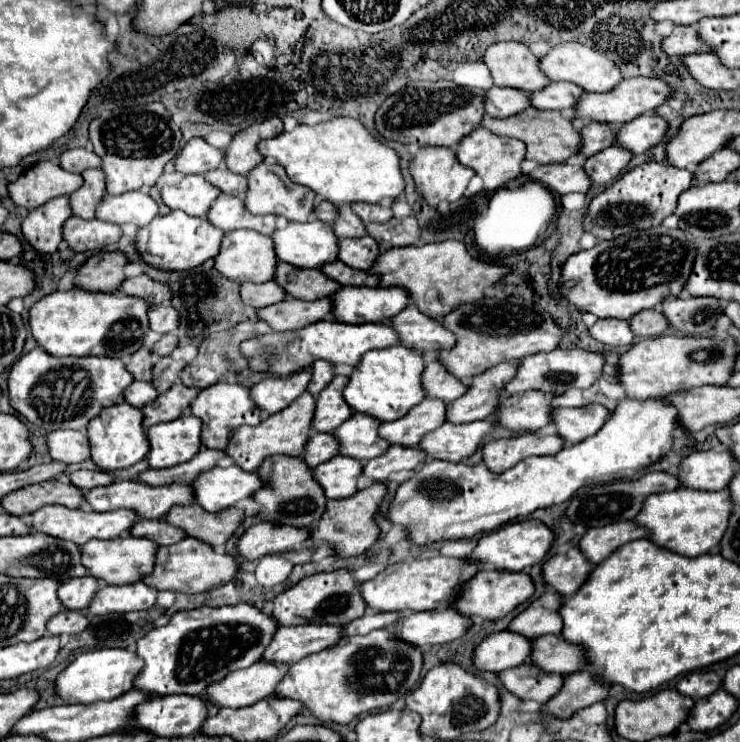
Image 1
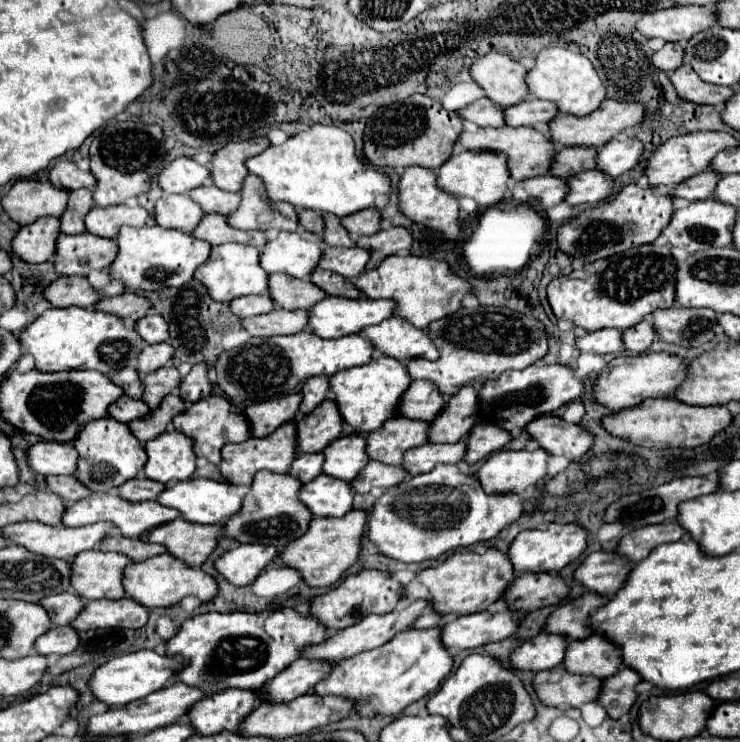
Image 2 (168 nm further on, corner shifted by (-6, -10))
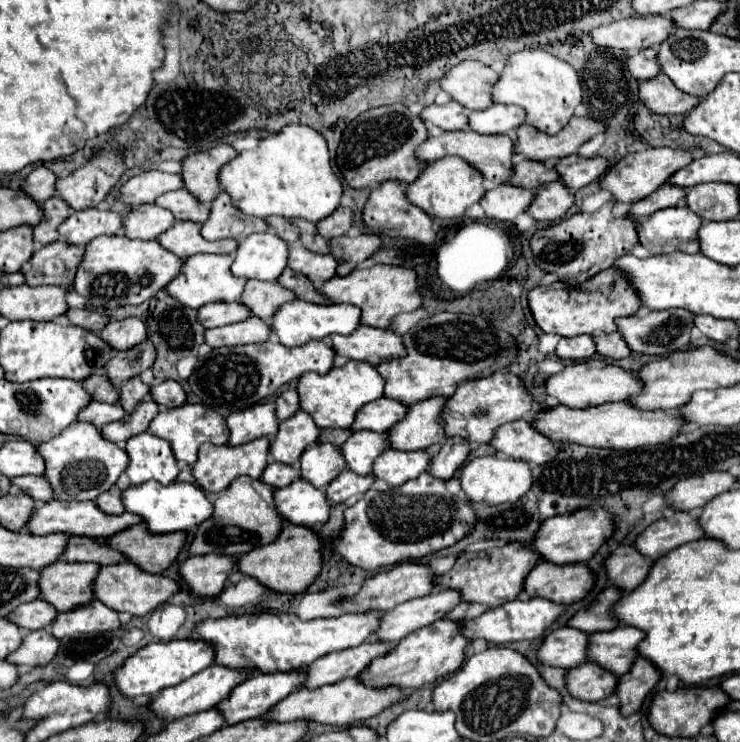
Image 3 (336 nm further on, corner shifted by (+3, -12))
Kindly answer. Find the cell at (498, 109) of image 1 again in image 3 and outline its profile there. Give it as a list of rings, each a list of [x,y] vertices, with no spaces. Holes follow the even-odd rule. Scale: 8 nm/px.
[[[450,102],[446,106],[426,106],[422,110],[422,120],[432,122],[444,130],[464,130],[468,128],[468,110],[462,104]]]

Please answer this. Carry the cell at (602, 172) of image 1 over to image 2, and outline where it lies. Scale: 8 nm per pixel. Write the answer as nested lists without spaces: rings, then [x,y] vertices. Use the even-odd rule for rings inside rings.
[[[585,170],[573,178],[567,178],[567,196],[565,202],[571,206],[579,204],[597,204],[611,194],[613,180],[605,178],[599,170]]]

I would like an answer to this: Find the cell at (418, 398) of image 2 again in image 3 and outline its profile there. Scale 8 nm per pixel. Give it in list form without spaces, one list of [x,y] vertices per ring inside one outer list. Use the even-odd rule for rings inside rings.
[[[378,398],[374,402],[368,402],[356,416],[356,422],[352,424],[352,430],[390,430],[398,420],[402,420],[408,414],[408,406],[392,400],[392,398]]]

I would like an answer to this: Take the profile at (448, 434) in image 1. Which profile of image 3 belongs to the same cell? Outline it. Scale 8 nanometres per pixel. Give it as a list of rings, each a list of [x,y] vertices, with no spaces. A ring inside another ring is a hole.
[[[390,448],[388,452],[382,452],[380,458],[374,462],[372,476],[376,476],[378,480],[386,480],[390,486],[398,486],[428,470],[430,460],[432,454],[428,454],[426,450],[406,452]]]

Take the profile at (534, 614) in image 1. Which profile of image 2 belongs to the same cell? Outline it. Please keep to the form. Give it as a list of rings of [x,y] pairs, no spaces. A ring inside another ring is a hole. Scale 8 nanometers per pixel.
[[[585,592],[581,598],[559,606],[549,616],[549,620],[545,624],[545,632],[565,634],[573,640],[591,636],[593,632],[589,630],[589,616],[591,616],[591,612],[595,612],[605,602],[609,602],[605,596],[595,594],[595,592]]]

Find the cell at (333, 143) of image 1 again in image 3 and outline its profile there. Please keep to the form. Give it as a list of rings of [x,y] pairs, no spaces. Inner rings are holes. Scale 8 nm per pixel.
[[[290,124],[278,136],[264,138],[256,150],[240,152],[220,170],[220,186],[248,216],[268,218],[276,214],[290,220],[306,218],[314,224],[330,216],[344,194],[330,166],[326,138],[318,130],[300,124]]]

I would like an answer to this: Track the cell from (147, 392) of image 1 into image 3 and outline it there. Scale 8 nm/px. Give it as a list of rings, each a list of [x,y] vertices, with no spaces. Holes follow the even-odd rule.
[[[90,402],[78,416],[80,422],[90,422],[96,428],[102,428],[104,424],[110,424],[114,420],[124,420],[126,412],[120,408],[120,404],[104,404],[104,402]]]

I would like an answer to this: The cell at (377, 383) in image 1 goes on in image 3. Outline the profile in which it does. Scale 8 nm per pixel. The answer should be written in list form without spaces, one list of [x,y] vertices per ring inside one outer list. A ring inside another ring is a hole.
[[[354,362],[340,368],[332,368],[328,374],[316,374],[308,372],[298,382],[298,394],[300,394],[300,408],[312,414],[318,428],[350,428],[356,420],[356,412],[372,402],[382,398],[384,394],[384,380],[376,366],[368,362]]]

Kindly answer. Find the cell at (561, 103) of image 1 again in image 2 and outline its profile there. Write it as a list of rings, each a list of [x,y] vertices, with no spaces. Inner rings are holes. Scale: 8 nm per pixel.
[[[525,100],[515,106],[503,108],[505,124],[507,126],[537,126],[537,124],[547,124],[553,120],[557,114],[557,108],[553,108],[553,102],[545,100]]]

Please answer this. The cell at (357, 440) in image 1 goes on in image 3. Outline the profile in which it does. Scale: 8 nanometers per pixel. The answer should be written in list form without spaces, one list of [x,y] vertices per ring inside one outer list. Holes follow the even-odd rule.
[[[314,444],[312,448],[306,448],[300,458],[302,478],[312,482],[322,492],[328,488],[330,480],[334,480],[346,468],[348,466],[344,466],[340,446],[334,444]]]

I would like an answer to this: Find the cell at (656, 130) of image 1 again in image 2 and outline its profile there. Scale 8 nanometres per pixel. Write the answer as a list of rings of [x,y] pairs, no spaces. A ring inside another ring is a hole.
[[[627,138],[623,142],[611,140],[597,150],[595,168],[611,178],[617,178],[639,162],[641,152],[643,152],[643,146],[635,138]]]

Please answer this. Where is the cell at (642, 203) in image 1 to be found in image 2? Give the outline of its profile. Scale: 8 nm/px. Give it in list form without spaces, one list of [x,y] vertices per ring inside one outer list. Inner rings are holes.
[[[629,184],[603,204],[583,210],[579,216],[559,226],[557,244],[563,254],[581,258],[585,264],[589,264],[601,258],[609,258],[613,254],[621,254],[633,246],[653,242],[661,234],[663,226],[669,224],[671,214],[673,214],[673,198],[655,196],[655,188],[651,186],[639,188],[637,184]]]

